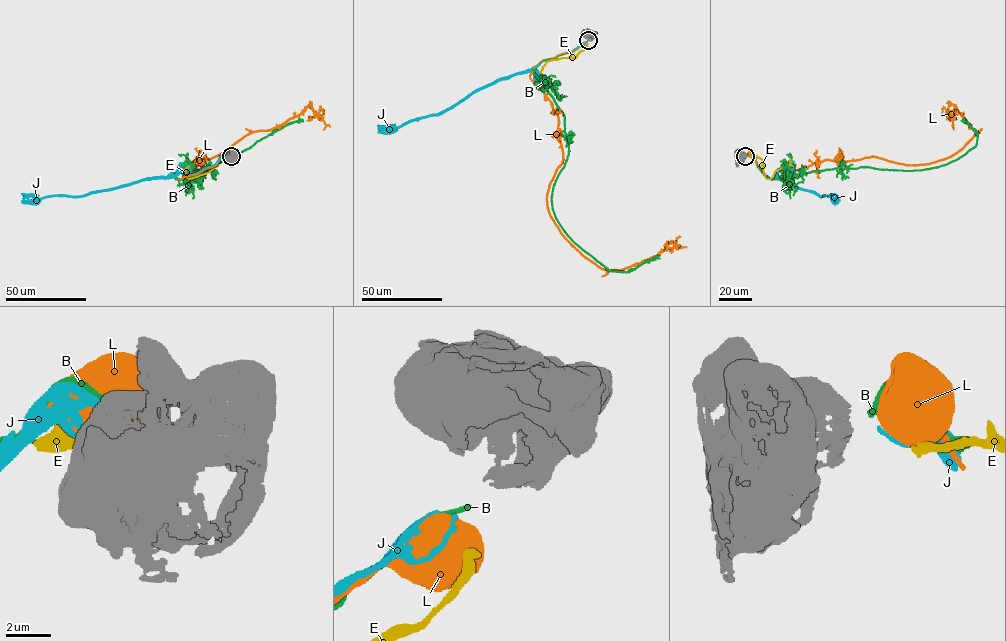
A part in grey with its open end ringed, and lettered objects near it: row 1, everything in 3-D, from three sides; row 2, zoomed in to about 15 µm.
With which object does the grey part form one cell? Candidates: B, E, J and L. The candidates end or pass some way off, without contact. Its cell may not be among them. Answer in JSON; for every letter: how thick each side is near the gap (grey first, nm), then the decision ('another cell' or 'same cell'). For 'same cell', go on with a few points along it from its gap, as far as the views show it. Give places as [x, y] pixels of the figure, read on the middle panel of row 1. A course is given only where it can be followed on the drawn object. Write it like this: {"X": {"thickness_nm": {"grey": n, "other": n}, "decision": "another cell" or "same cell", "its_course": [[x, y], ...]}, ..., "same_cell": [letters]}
{"B": {"thickness_nm": {"grey": 240, "other": 240}, "decision": "another cell"}, "E": {"thickness_nm": {"grey": 240, "other": 400}, "decision": "another cell"}, "J": {"thickness_nm": {"grey": 240, "other": 160}, "decision": "same cell", "its_course": [[586, 42], [569, 52], [542, 61], [530, 70], [479, 88], [437, 114], [411, 120], [394, 129], [378, 128]]}, "L": {"thickness_nm": {"grey": 240, "other": 950}, "decision": "another cell"}, "same_cell": ["J"]}

